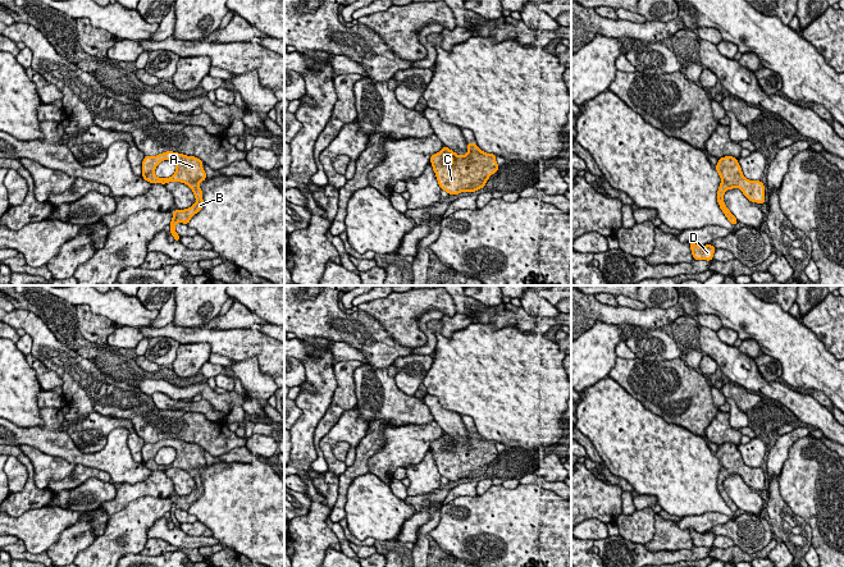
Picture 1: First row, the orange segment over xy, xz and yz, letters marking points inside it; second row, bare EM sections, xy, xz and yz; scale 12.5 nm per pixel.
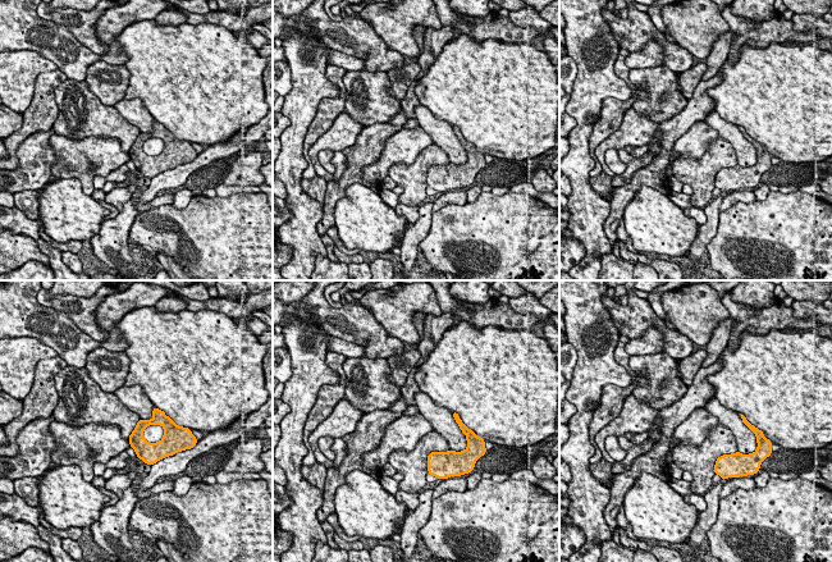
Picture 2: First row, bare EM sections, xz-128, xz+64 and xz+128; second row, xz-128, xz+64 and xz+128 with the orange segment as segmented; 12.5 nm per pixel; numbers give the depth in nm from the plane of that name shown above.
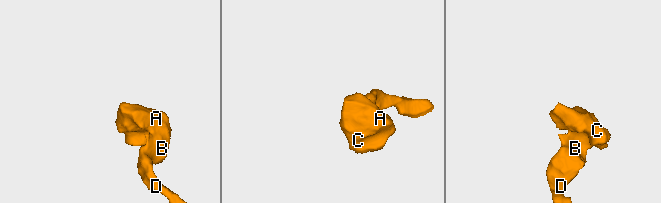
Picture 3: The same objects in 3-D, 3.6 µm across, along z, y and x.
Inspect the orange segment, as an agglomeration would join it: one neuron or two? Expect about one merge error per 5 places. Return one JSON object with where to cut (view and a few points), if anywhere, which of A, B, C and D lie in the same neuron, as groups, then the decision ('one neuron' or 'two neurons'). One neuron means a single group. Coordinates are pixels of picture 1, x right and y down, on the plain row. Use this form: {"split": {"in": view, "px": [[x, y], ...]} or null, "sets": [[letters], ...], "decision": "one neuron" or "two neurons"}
{"split": null, "sets": [["A", "B", "C", "D"]], "decision": "one neuron"}

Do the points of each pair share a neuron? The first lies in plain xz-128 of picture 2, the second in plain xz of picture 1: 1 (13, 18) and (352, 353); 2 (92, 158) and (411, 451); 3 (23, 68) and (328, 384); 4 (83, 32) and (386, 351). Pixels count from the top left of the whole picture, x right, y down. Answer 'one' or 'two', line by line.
1: two
2: one
3: two
4: two

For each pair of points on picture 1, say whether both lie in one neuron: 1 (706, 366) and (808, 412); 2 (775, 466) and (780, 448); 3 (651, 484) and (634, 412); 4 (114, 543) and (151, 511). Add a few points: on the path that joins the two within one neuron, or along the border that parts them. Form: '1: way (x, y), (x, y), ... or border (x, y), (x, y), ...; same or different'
1: border (703, 352), (719, 367); different
2: way (775, 462), (779, 452); same
3: way (651, 466), (651, 457), (634, 440), (634, 430); same
4: way (123, 534), (142, 515); same

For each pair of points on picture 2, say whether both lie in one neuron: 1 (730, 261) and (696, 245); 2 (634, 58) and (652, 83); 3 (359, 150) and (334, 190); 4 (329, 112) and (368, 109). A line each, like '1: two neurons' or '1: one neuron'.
1: two neurons
2: two neurons
3: one neuron
4: two neurons

